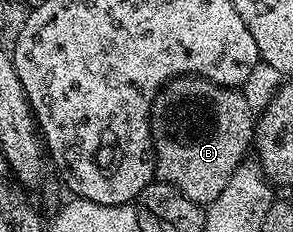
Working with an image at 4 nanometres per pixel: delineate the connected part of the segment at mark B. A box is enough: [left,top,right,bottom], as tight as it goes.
[149,77,255,207]

